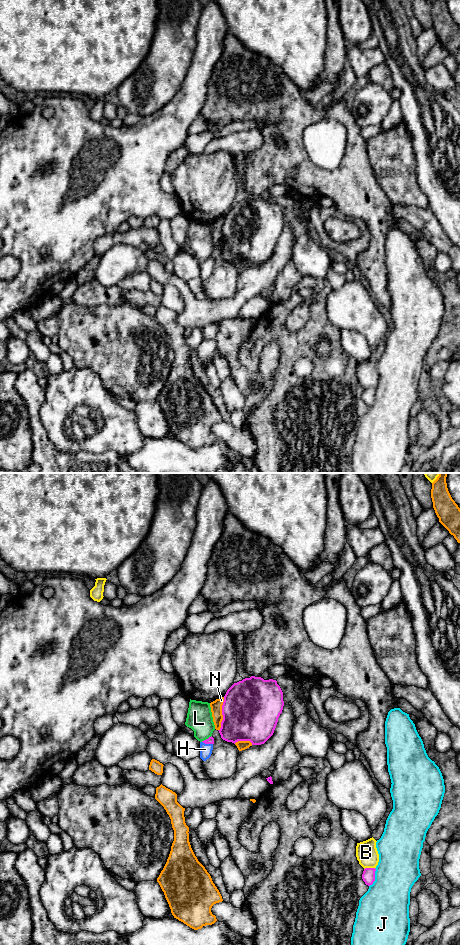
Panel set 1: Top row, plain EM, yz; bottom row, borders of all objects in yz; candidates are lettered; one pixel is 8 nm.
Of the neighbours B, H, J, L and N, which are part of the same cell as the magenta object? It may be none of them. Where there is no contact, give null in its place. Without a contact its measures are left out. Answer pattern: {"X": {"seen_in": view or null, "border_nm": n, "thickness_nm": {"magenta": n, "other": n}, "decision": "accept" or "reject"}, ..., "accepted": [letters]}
{"B": {"seen_in": "yz", "border_nm": 90, "thickness_nm": {"magenta": 110, "other": 180}, "decision": "reject"}, "H": {"seen_in": "yz", "border_nm": 90, "thickness_nm": {"magenta": 60, "other": 100}, "decision": "accept"}, "J": {"seen_in": "yz", "border_nm": 160, "thickness_nm": {"magenta": 110, "other": 380}, "decision": "reject"}, "L": {"seen_in": "yz", "border_nm": 100, "thickness_nm": {"magenta": 60, "other": 200}, "decision": "reject"}, "N": {"seen_in": "yz", "border_nm": 280, "thickness_nm": {"magenta": 460, "other": 100}, "decision": "reject"}, "accepted": ["H"]}

